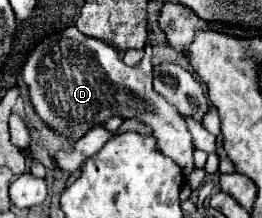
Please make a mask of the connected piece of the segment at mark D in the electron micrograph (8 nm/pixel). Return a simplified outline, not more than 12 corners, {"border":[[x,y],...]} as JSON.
{"border":[[75,26],[45,36],[21,78],[41,122],[71,144],[109,118],[153,128],[193,170],[179,112],[137,66]]}

